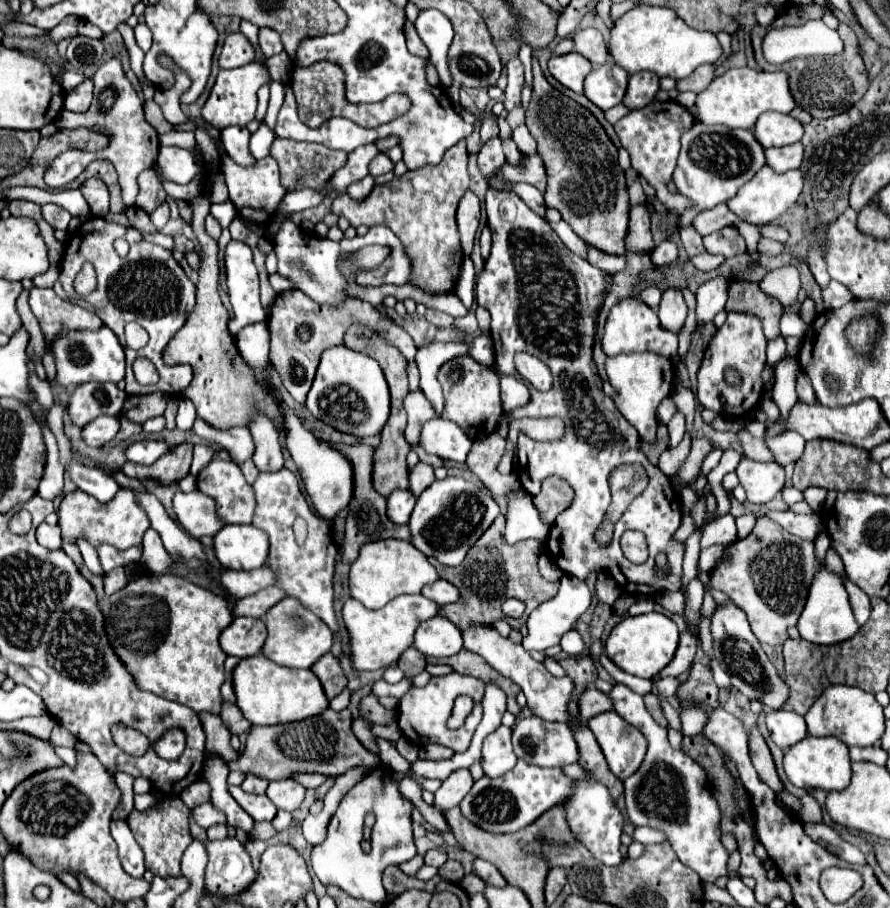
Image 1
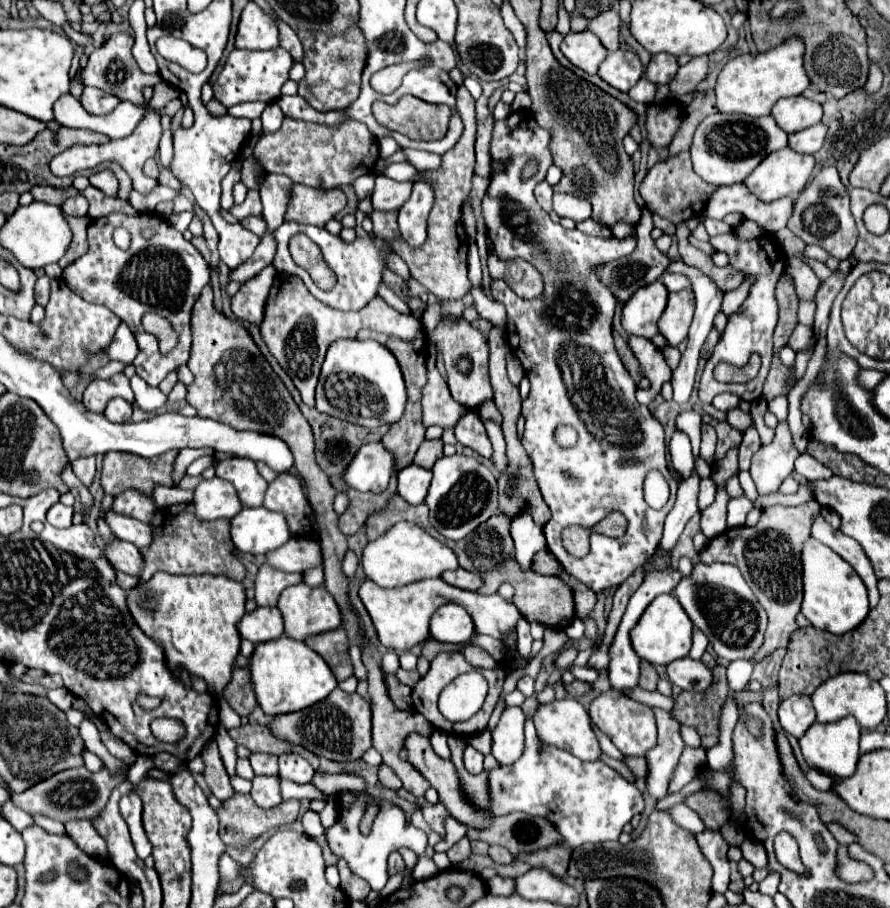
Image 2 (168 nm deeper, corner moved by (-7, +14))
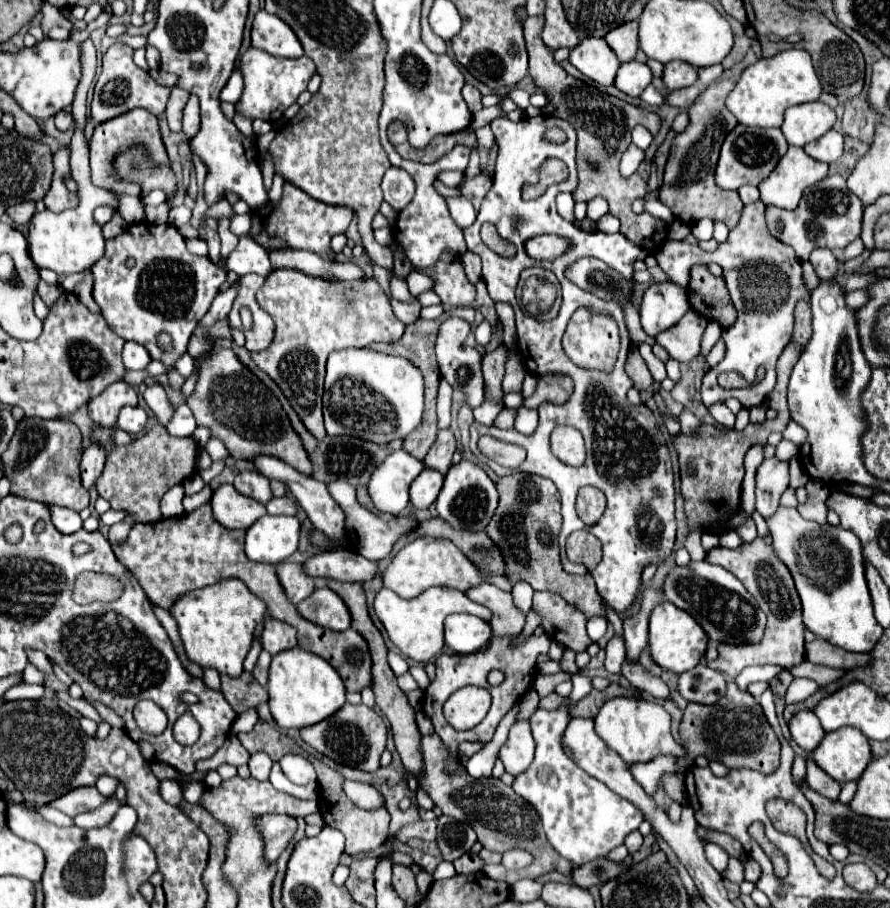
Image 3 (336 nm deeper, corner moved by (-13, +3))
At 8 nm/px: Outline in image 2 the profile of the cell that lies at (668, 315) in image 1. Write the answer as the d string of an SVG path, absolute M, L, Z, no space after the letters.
M691 290L669 294L667 308L659 318L659 332L669 346L677 346L681 340L687 338L693 312L695 312L695 298Z

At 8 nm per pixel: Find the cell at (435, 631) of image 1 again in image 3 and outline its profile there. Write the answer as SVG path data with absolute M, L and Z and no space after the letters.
M449 615L445 619L445 645L453 653L475 653L489 643L491 625L473 615Z

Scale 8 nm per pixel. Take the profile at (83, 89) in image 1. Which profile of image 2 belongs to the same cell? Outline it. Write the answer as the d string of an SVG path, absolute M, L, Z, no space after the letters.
M87 86L81 94L81 104L83 108L89 112L89 114L95 114L95 116L103 116L103 114L109 114L117 108L119 104L119 98L117 96L111 96L99 88L91 88Z

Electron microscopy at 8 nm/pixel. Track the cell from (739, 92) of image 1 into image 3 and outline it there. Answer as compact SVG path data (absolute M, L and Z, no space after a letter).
M787 49L771 59L759 59L741 73L735 89L727 97L727 109L741 125L749 127L781 127L787 107L817 101L821 83L811 65L811 55L805 49Z

